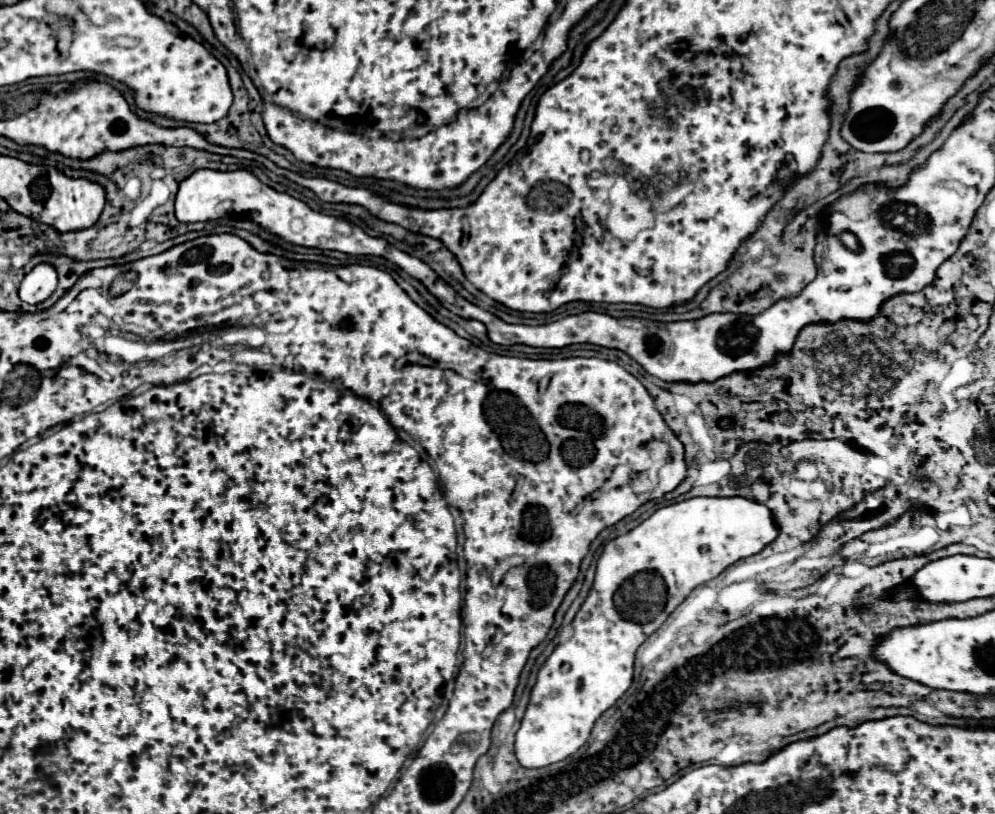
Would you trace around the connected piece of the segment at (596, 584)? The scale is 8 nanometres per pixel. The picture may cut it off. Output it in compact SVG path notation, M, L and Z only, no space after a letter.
M738 496L693 497L657 509L639 527L609 541L597 563L589 597L573 619L573 637L557 645L539 669L525 717L515 735L517 761L527 769L539 769L573 755L589 739L597 717L601 717L631 687L633 659L639 645L665 623L697 585L715 579L735 561L761 553L765 545L777 539L777 535L779 525L771 517L769 507L757 501Z

